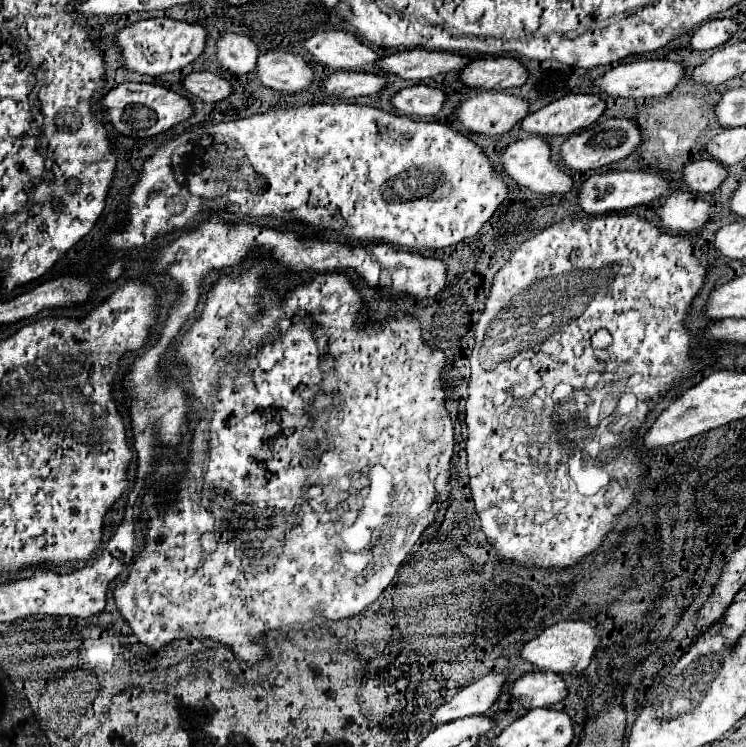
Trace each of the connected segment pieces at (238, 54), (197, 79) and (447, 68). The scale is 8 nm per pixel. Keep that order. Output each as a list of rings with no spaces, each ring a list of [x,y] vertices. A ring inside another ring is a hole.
[[[222,34],[216,40],[218,64],[232,74],[248,74],[256,66],[256,54],[260,50],[248,36],[240,34]]]
[[[190,72],[182,78],[182,88],[204,102],[224,100],[232,92],[232,86],[212,72]]]
[[[422,48],[396,52],[376,60],[376,64],[384,72],[392,72],[406,80],[424,80],[442,72],[458,72],[468,62],[470,58],[466,56],[458,56],[450,52],[428,52]]]

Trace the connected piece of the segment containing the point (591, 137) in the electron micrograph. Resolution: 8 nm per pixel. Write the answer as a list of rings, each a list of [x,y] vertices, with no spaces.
[[[612,118],[612,120],[604,120],[598,124],[592,124],[590,128],[582,130],[580,134],[572,134],[558,152],[560,164],[574,170],[574,172],[588,172],[588,170],[596,170],[602,166],[608,166],[612,162],[618,162],[622,158],[626,158],[628,154],[632,154],[636,150],[636,146],[640,144],[640,130],[632,120],[622,120],[622,118]]]

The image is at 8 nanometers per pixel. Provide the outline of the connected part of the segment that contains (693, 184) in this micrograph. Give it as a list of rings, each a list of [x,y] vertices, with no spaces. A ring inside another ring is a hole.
[[[694,160],[682,168],[684,184],[698,194],[714,192],[724,178],[726,170],[716,160]]]

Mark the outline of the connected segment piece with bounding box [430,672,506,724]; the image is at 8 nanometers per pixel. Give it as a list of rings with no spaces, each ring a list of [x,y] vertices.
[[[490,672],[488,676],[460,688],[454,698],[450,698],[448,702],[434,708],[430,722],[440,724],[440,722],[464,718],[464,716],[484,714],[494,704],[494,700],[498,698],[502,684],[506,684],[506,678],[502,674]]]

